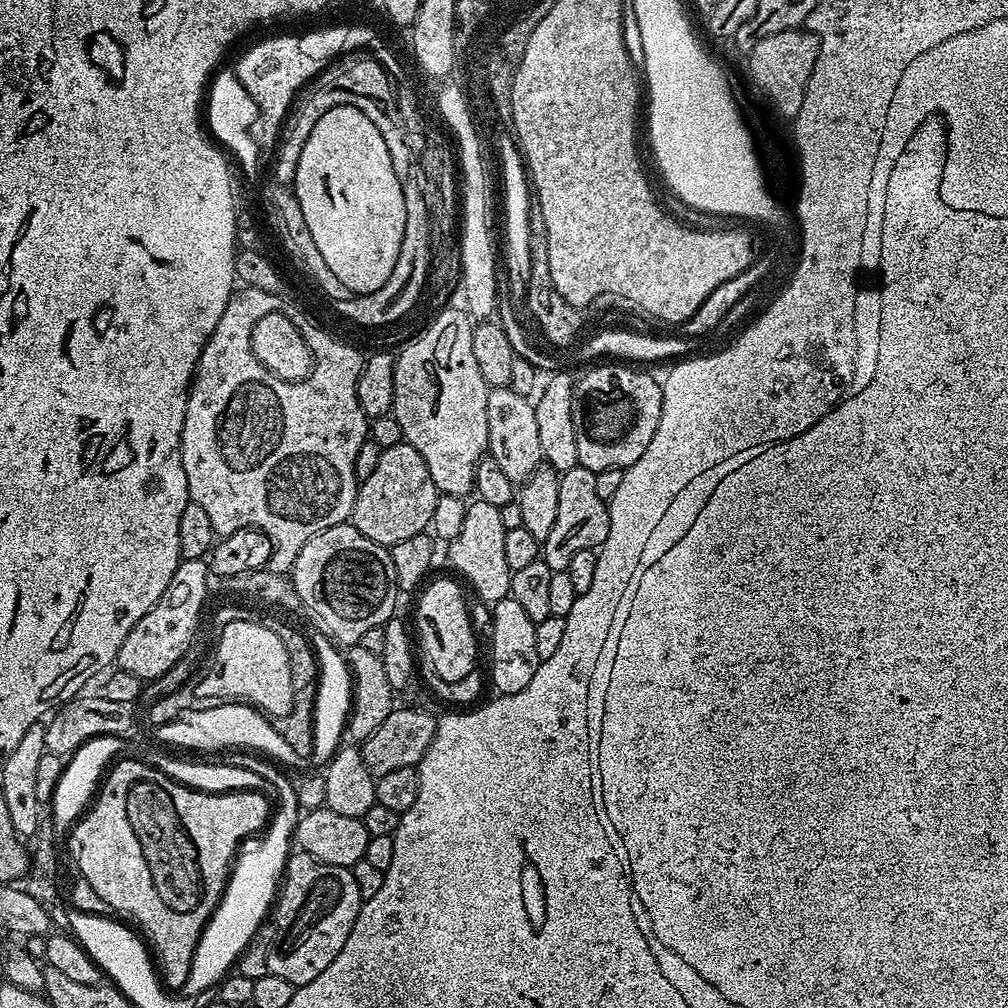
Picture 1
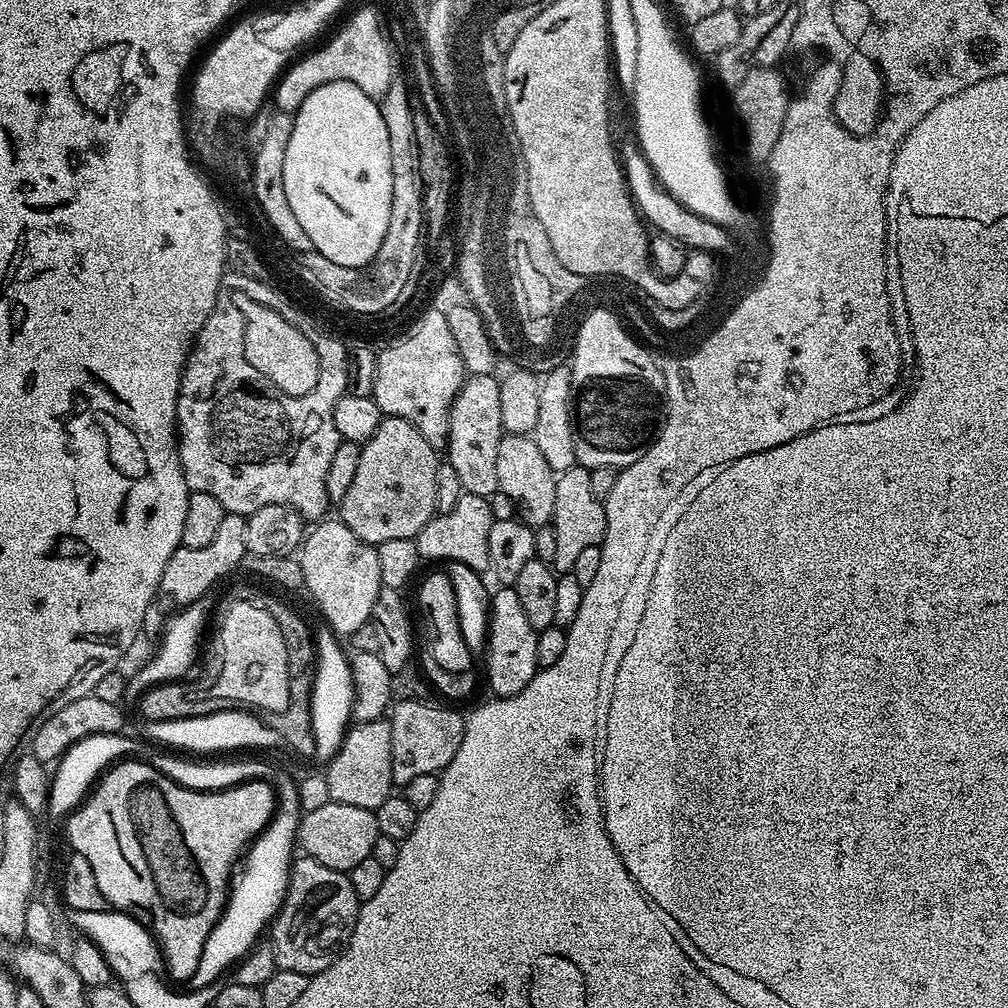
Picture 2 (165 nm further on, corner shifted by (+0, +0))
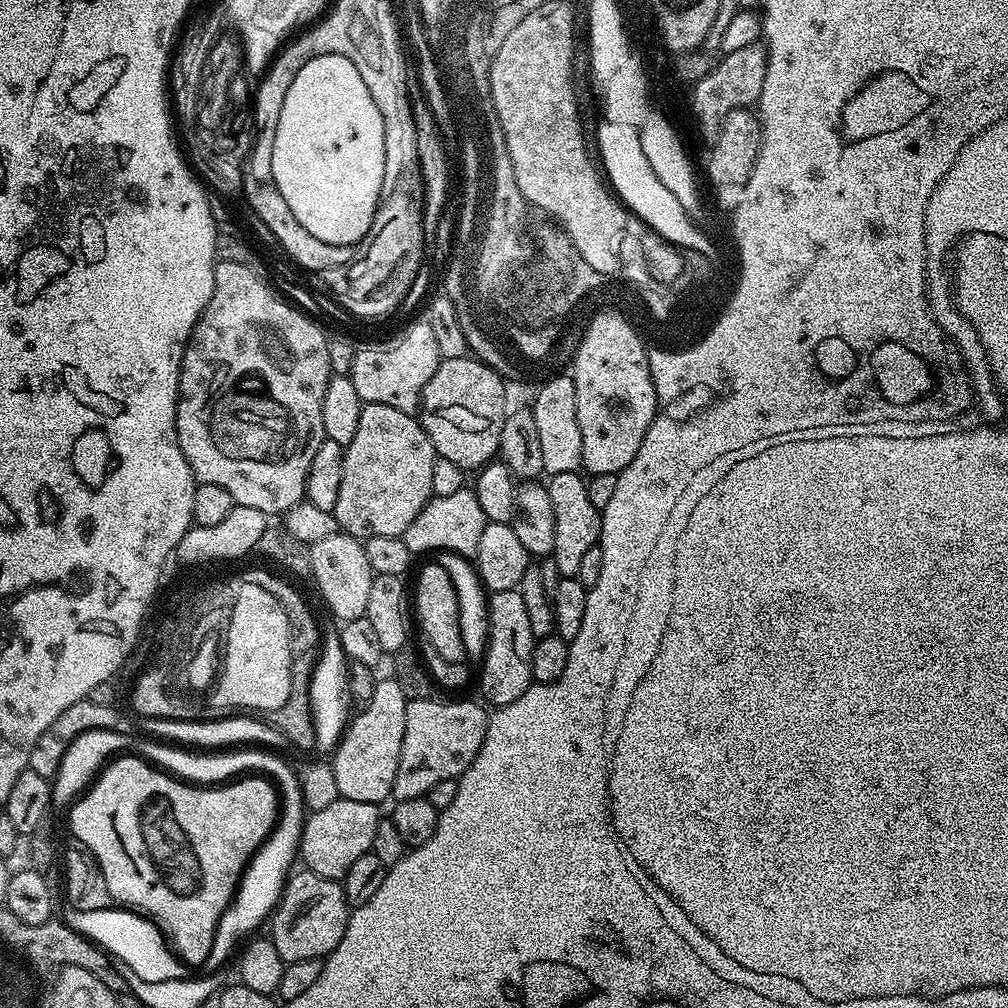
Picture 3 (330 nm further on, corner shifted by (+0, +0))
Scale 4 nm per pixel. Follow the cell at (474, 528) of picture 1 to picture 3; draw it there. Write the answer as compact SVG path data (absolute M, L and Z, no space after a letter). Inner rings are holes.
M471 487L458 490L458 494L433 496L427 506L406 526L403 537L406 546L410 546L413 554L420 552L457 552L460 556L476 558L479 554L483 528L486 521L482 514L482 506L478 506L478 498Z

